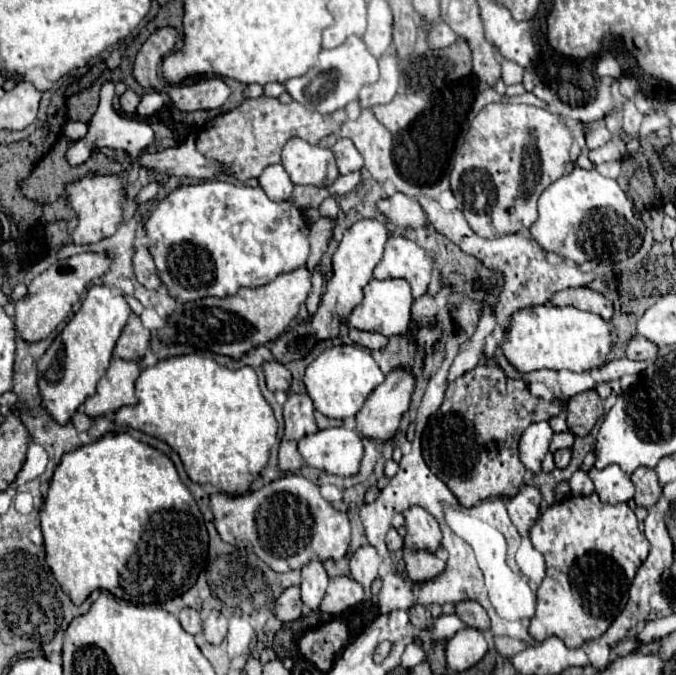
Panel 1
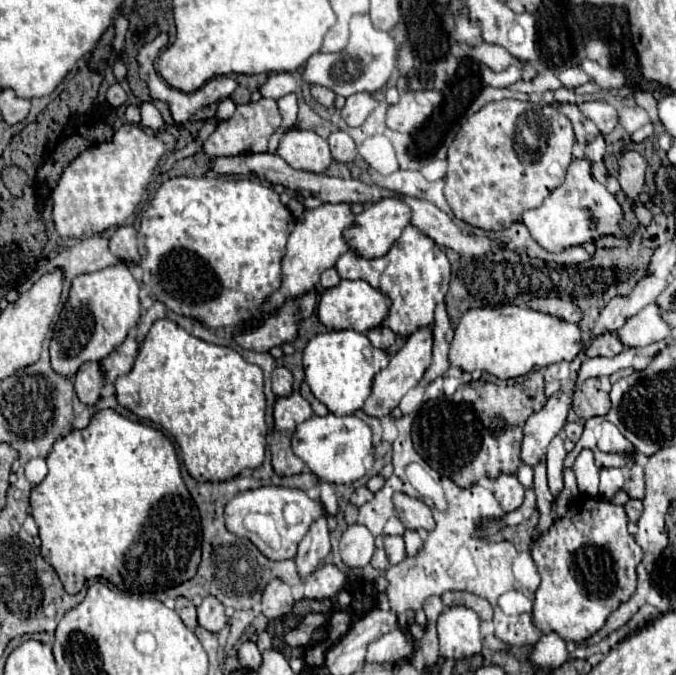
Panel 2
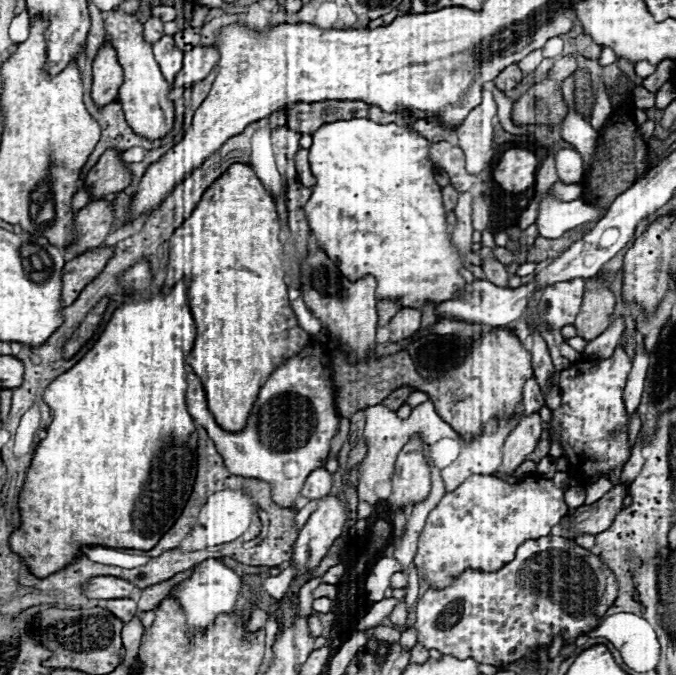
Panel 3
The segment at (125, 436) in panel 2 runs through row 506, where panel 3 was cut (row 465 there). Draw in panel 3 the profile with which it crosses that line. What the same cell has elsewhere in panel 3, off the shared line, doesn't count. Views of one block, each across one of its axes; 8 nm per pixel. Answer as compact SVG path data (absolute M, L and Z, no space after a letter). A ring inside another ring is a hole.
M140 260L128 270L124 270L118 276L120 286L124 288L126 300L122 306L118 306L108 324L104 326L102 334L94 342L94 346L82 356L80 362L76 362L68 372L60 374L50 386L44 390L44 402L50 406L52 412L52 422L46 428L46 438L42 438L36 446L32 466L26 474L26 484L24 490L20 492L20 512L22 512L22 526L14 530L10 538L12 550L24 558L32 574L38 578L46 578L48 574L54 574L56 570L62 570L72 562L78 554L80 548L84 546L106 546L106 548L136 548L136 550L152 550L158 540L172 528L172 524L178 520L186 500L190 498L192 484L196 478L196 450L198 450L198 432L194 426L194 420L186 408L186 358L190 356L196 340L196 324L188 306L186 290L188 290L188 280L182 278L176 282L168 292L154 290L154 274L150 268L148 260Z

